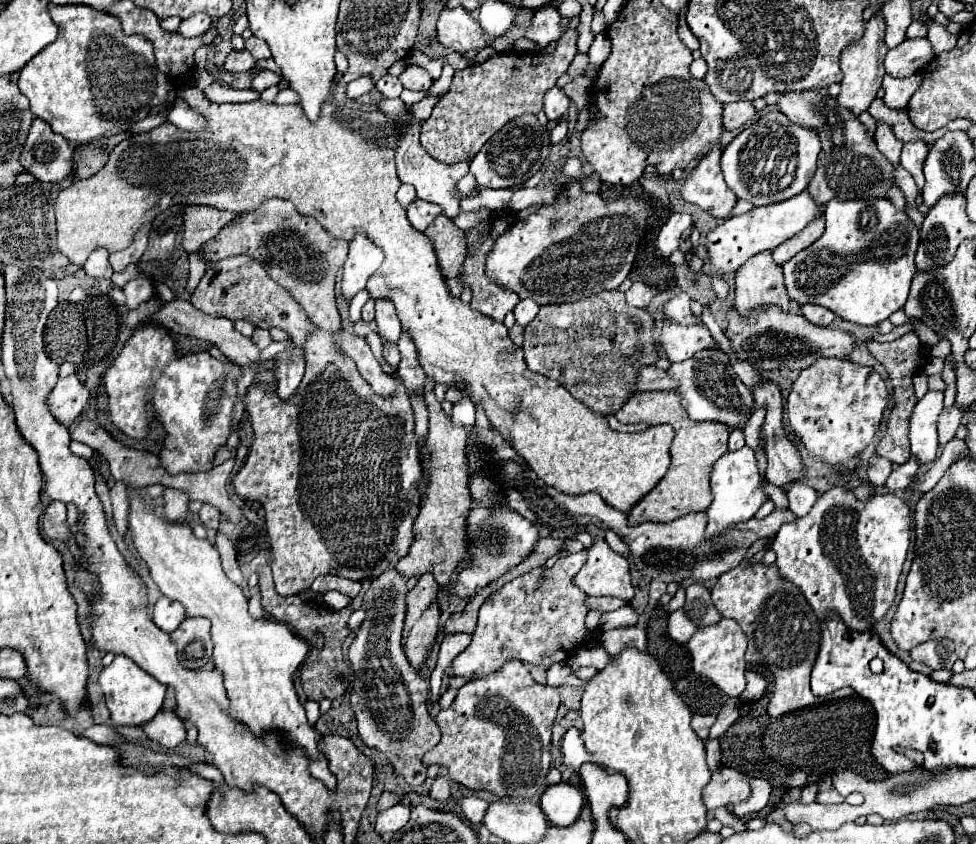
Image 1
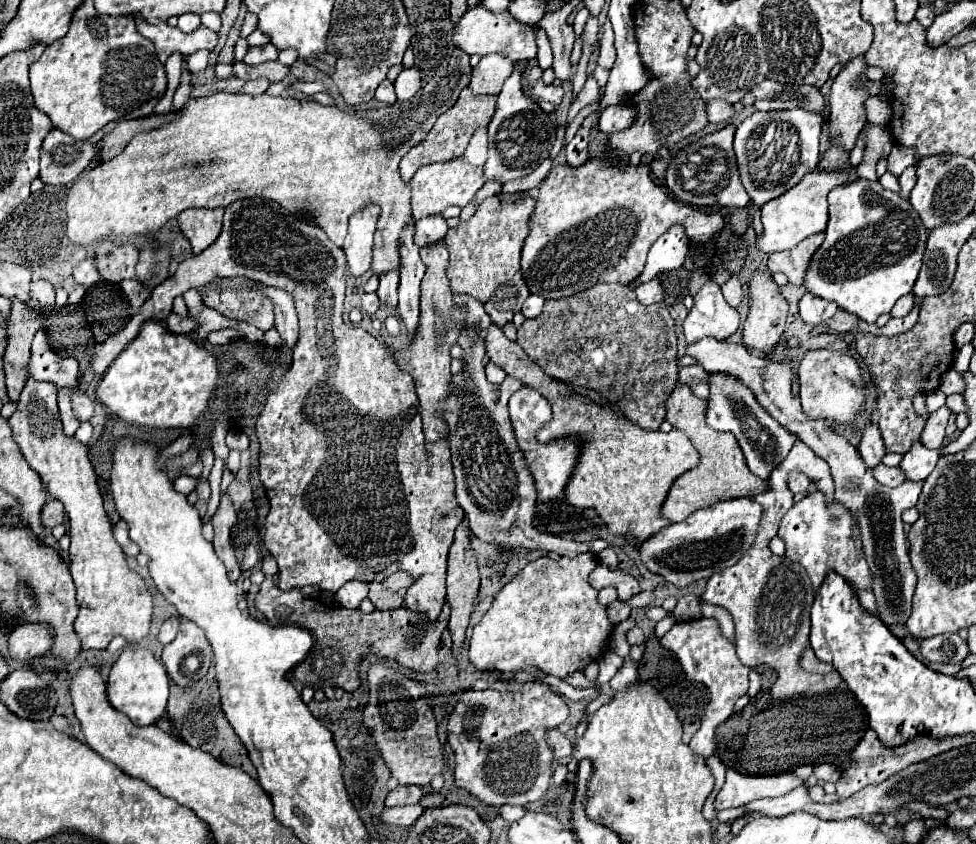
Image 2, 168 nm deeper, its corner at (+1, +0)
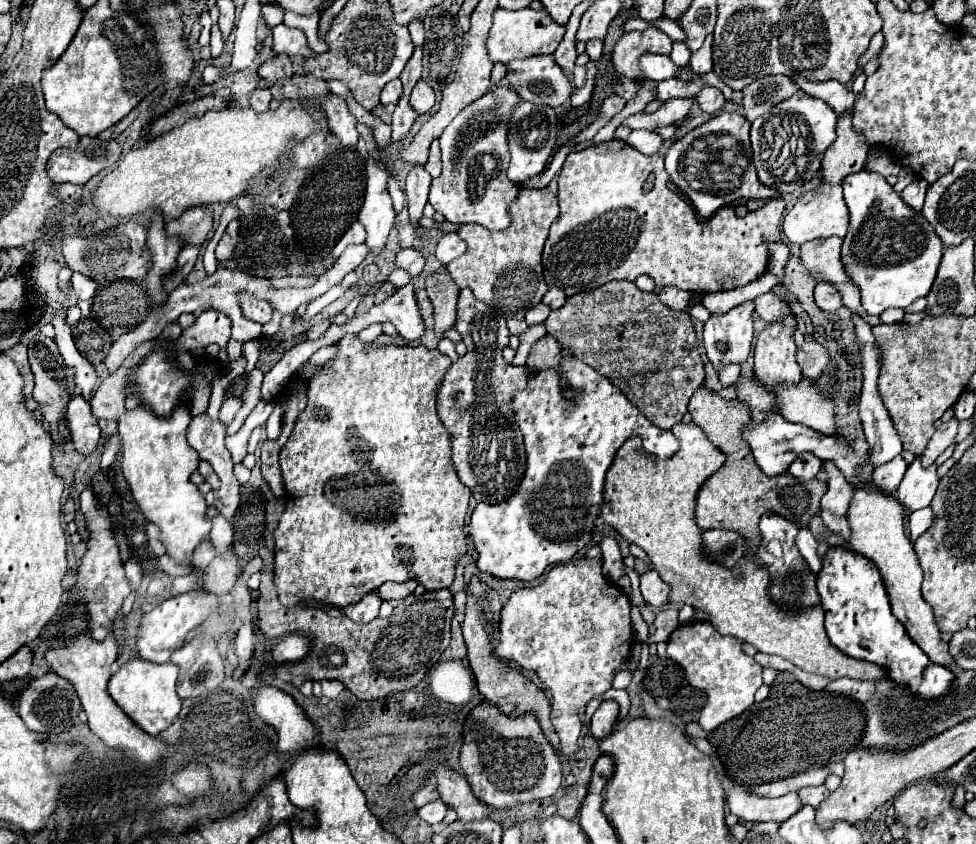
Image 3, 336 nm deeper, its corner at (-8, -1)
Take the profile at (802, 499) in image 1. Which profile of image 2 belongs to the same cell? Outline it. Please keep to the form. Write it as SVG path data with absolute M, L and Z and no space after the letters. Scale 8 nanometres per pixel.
M795 471L795 473L789 475L789 491L791 491L793 495L797 495L797 493L807 493L807 491L809 491L809 485L811 485L811 481L807 479L807 475L803 475L803 473L799 473L799 471Z

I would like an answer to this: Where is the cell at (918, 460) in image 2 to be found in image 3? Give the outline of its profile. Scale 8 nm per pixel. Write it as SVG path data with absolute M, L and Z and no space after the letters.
M920 458L912 462L904 474L902 484L898 486L896 498L900 504L906 508L906 516L910 516L914 510L930 506L936 488L938 488L938 474L936 474L936 464L924 468L920 464Z

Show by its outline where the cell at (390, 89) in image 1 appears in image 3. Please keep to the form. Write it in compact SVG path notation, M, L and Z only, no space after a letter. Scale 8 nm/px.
M396 78L392 82L388 82L382 90L382 104L396 104L402 96L402 82Z

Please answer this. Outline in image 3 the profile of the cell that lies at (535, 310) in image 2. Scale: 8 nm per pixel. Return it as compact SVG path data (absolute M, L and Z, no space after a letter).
M550 288L548 292L546 292L546 296L544 296L544 300L542 300L544 304L548 304L552 310L556 310L556 308L560 308L560 306L564 306L564 302L566 302L566 294L564 294L564 290L560 290L560 288Z

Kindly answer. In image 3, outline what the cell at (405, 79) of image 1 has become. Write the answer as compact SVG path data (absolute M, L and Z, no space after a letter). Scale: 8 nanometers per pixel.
M420 80L410 94L410 106L416 110L416 114L426 114L434 104L436 104L434 90L424 80Z

